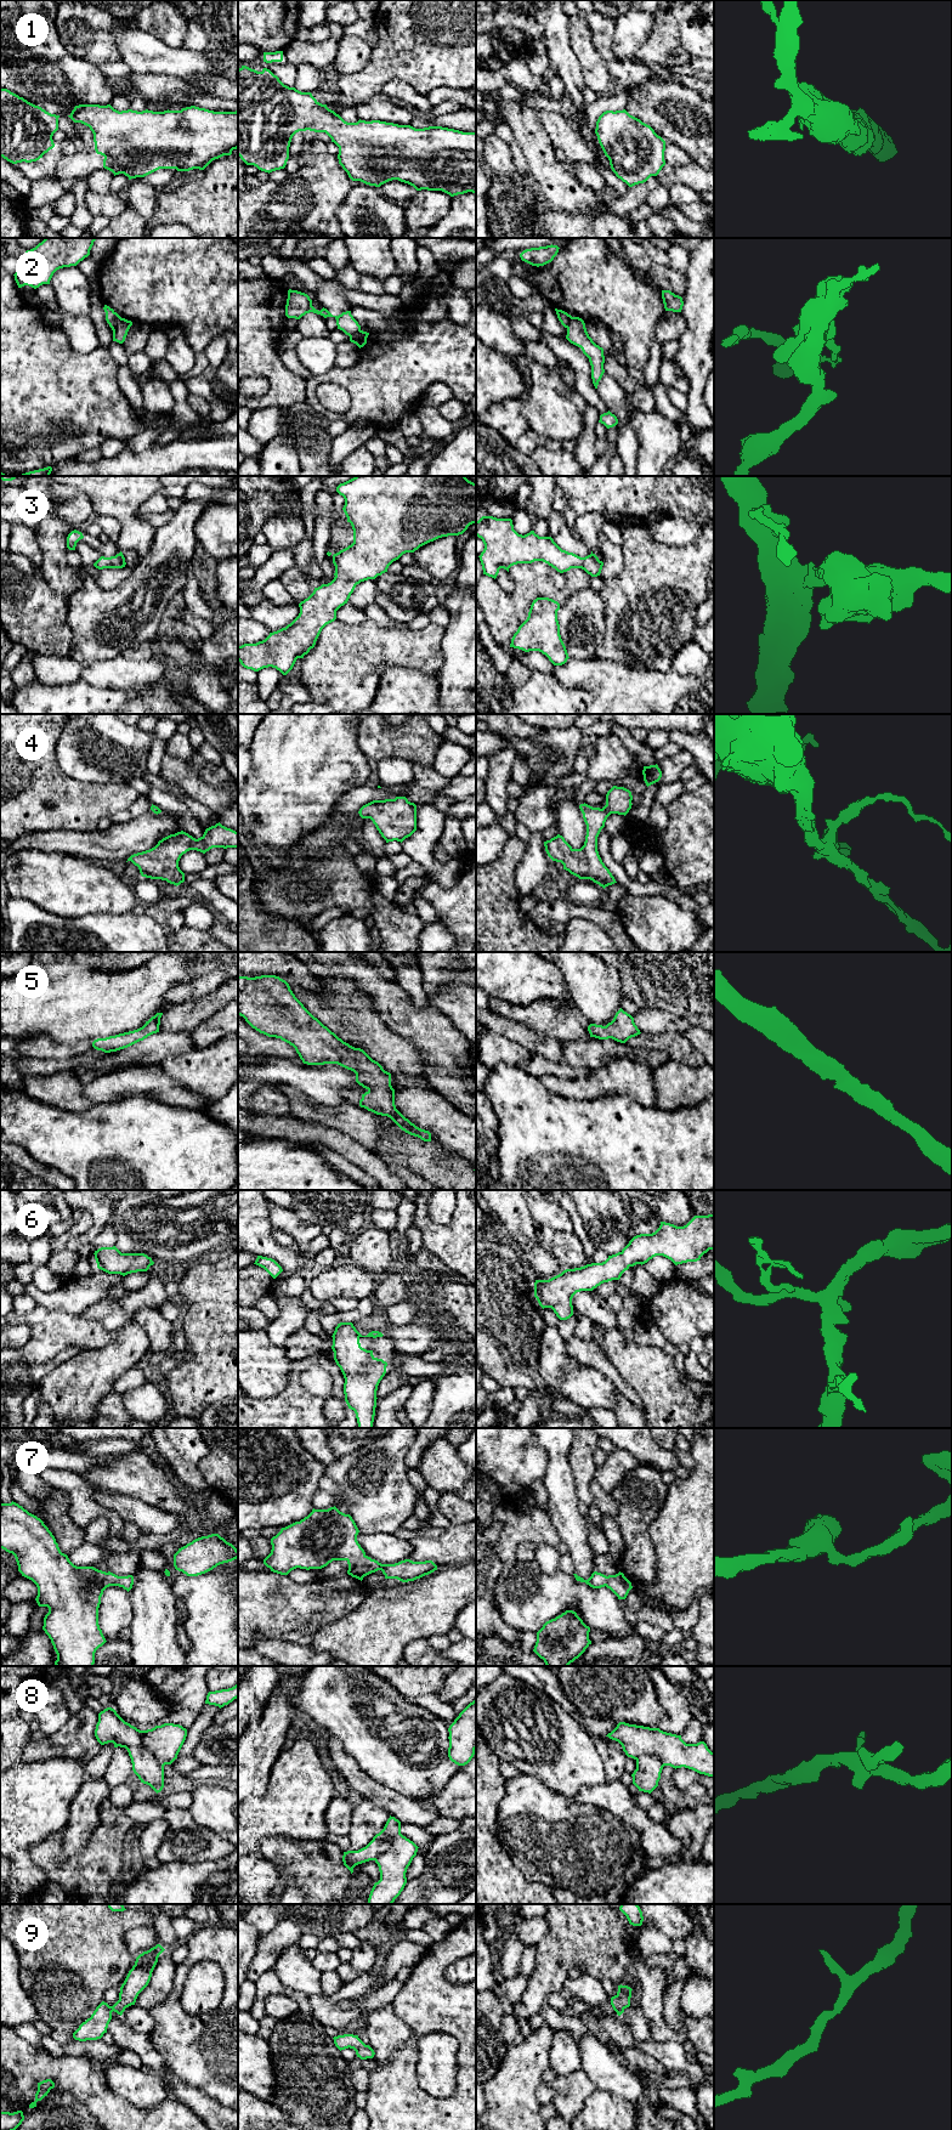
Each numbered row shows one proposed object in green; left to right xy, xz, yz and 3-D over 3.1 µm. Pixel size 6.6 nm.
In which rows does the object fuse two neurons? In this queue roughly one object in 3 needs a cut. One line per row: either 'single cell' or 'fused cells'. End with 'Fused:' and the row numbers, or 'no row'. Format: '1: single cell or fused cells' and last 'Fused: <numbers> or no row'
1: single cell
2: fused cells
3: single cell
4: single cell
5: single cell
6: single cell
7: single cell
8: fused cells
9: single cell
Fused: 2, 8

